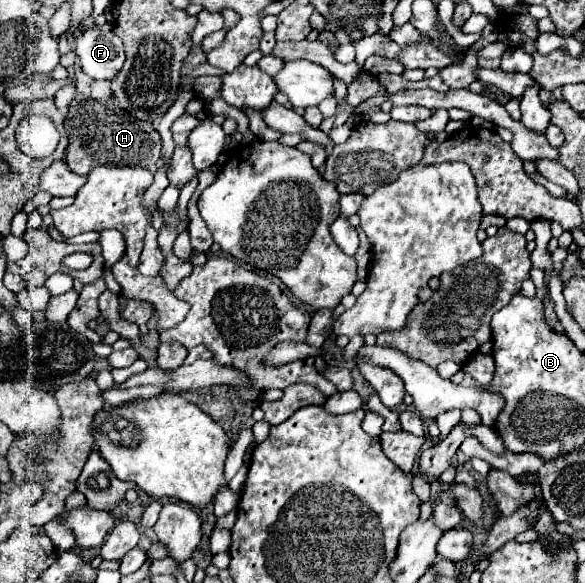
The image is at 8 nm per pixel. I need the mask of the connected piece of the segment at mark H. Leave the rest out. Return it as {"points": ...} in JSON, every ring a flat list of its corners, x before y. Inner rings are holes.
{"points":[[86,98,84,102,78,102,70,106,68,116,64,118,64,126,68,132,68,148,66,148,66,164,74,174,88,174,96,166,144,166,152,170,160,158,160,134,150,122,142,122,138,118,132,118,126,110,120,110,112,98]]}

